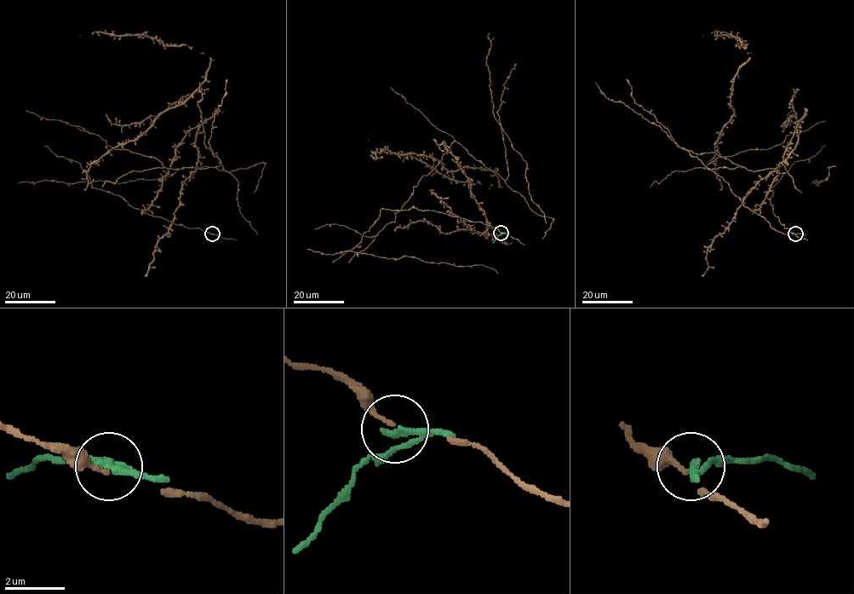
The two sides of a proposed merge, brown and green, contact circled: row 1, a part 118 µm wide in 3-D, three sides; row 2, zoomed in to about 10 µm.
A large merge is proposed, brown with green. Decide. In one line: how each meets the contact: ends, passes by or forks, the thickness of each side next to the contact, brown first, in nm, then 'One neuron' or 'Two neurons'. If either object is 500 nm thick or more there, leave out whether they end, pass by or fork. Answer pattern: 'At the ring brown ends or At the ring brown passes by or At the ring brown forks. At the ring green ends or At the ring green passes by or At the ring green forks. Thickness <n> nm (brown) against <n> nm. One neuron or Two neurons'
At the ring brown ends. At the ring green passes by. Thickness 130 nm (brown) against 220 nm. Two neurons

